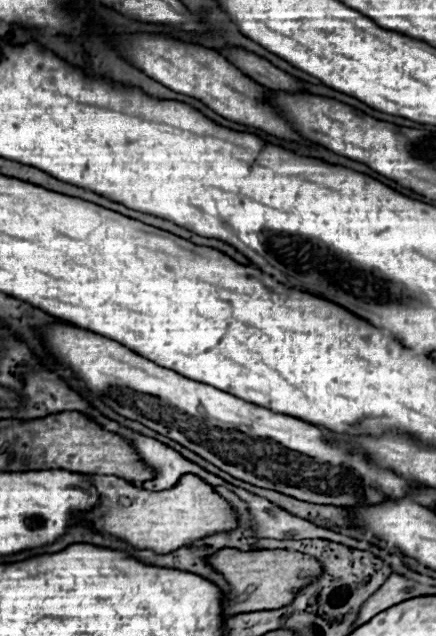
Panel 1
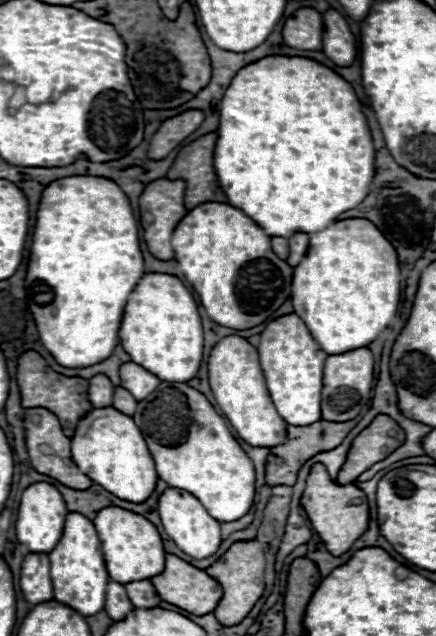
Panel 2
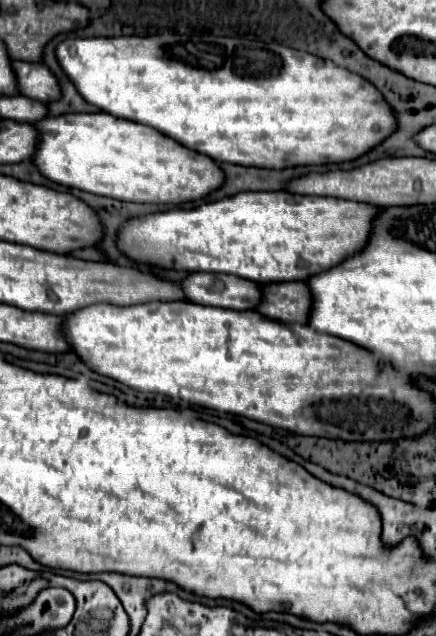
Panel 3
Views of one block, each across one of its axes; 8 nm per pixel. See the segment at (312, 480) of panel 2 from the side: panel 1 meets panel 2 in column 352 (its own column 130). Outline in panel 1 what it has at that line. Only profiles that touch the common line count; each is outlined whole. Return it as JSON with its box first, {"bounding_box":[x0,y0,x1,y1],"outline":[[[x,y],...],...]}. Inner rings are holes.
{"bounding_box":[78,474,238,554],"outline":[[[88,474],[88,480],[96,486],[100,502],[94,510],[80,514],[78,520],[88,522],[92,528],[106,536],[122,538],[136,548],[148,548],[158,554],[168,554],[200,538],[230,532],[238,526],[234,508],[226,504],[226,500],[218,492],[214,492],[210,484],[192,474],[184,474],[174,488],[160,492],[136,488],[126,480],[104,474]]]}

